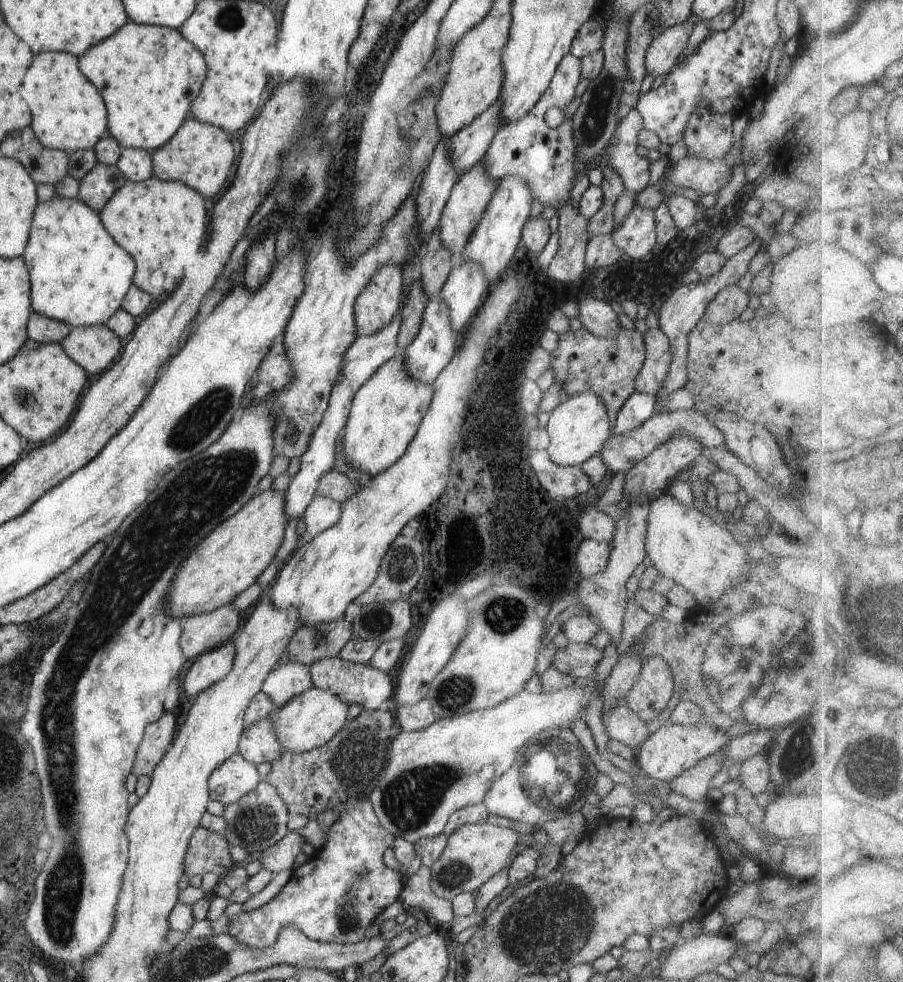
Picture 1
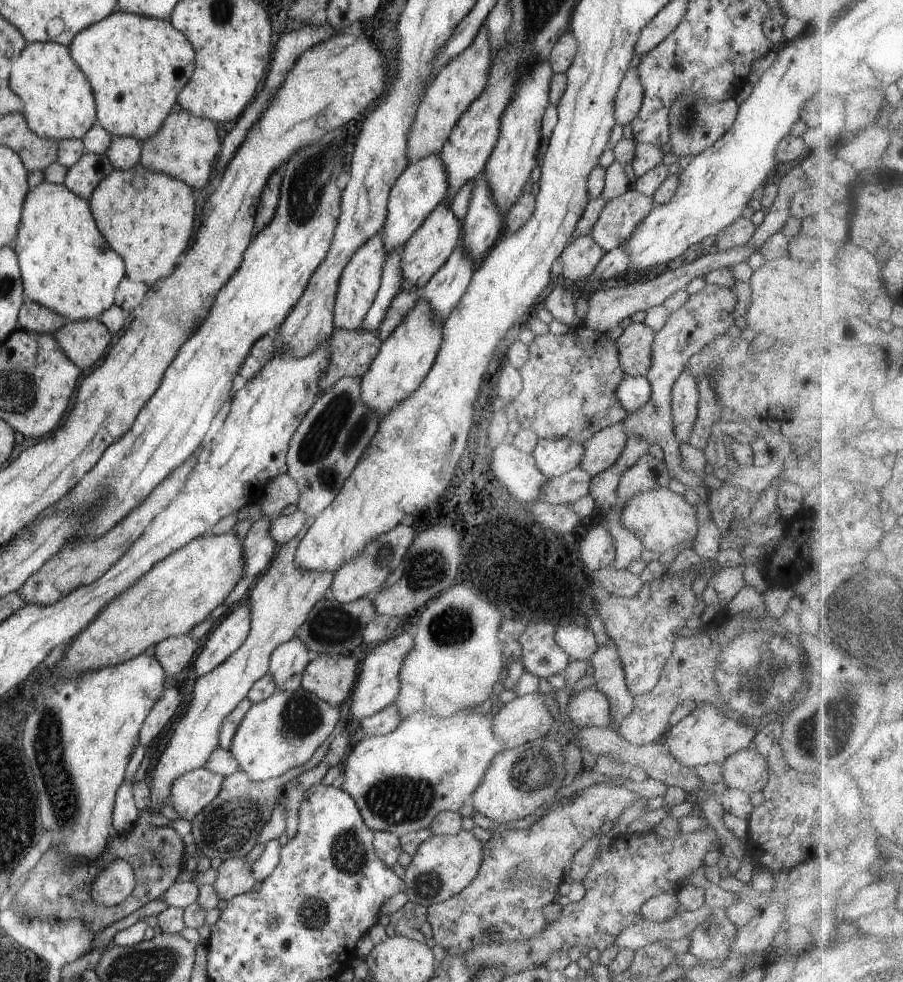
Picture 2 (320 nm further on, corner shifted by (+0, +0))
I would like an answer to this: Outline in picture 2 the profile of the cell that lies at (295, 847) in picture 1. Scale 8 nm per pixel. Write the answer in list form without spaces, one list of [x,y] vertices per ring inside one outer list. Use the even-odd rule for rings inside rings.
[[[243,857],[223,860],[217,870],[214,890],[218,898],[225,901],[252,890],[257,881],[251,873],[251,866],[244,862]]]

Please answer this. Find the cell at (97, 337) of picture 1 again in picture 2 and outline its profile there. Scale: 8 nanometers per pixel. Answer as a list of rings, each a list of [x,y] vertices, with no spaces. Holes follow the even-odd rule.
[[[98,319],[69,321],[52,334],[64,354],[78,368],[92,368],[110,344],[111,332]]]

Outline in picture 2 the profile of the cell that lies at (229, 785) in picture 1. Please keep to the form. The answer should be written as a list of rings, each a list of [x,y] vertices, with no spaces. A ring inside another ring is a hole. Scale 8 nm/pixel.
[[[200,767],[180,775],[172,783],[170,806],[179,818],[192,820],[218,796],[224,777]]]

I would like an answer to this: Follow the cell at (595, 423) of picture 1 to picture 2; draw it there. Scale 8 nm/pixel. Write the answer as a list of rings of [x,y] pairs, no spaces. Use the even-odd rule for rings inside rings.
[[[539,438],[532,455],[538,470],[551,479],[578,467],[583,454],[583,445],[576,441]]]

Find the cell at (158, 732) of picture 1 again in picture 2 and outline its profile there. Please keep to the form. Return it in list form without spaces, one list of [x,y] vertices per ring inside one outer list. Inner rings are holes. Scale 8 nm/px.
[[[166,686],[161,697],[150,710],[147,719],[143,722],[140,734],[139,744],[148,748],[152,740],[162,732],[162,728],[168,722],[171,722],[172,716],[176,714],[178,706],[180,706],[181,693],[176,686]]]

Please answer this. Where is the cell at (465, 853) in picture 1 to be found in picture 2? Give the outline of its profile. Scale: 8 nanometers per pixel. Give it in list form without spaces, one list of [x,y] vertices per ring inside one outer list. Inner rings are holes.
[[[462,829],[453,835],[432,834],[416,849],[404,870],[406,896],[425,907],[454,897],[474,880],[483,861],[482,855],[483,843],[476,840],[470,831]]]

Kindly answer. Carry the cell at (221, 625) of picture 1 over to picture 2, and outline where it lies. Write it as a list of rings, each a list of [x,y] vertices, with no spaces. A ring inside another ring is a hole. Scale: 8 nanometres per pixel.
[[[190,634],[170,637],[155,646],[154,655],[168,677],[178,674],[188,666],[198,650],[199,640],[192,640]]]

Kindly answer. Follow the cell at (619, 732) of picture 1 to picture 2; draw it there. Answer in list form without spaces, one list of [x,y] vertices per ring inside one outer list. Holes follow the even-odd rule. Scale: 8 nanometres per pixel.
[[[582,689],[567,706],[568,718],[576,727],[604,727],[614,729],[611,722],[610,703],[598,689]]]

